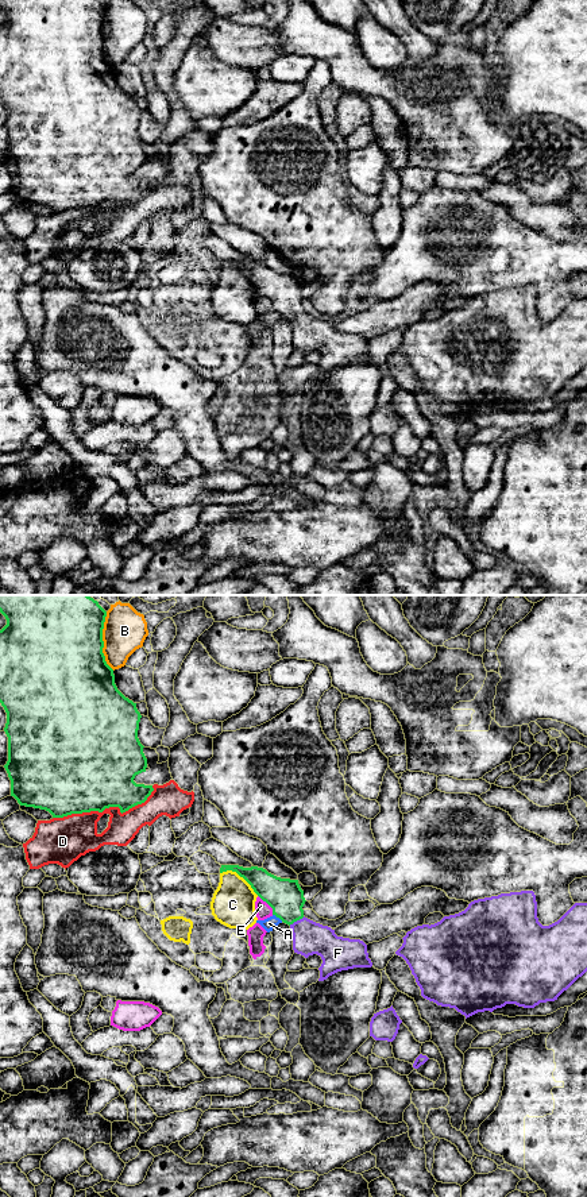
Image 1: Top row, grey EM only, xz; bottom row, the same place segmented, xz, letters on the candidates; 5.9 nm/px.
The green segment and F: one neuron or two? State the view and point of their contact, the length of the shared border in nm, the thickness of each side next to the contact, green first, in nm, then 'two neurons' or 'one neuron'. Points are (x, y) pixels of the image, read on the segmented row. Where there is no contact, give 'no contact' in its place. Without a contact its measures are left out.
meets green in xz at (296, 921); contact 110 nm long; 220 nm thick on the green side, 200 nm on the other; one neuron

